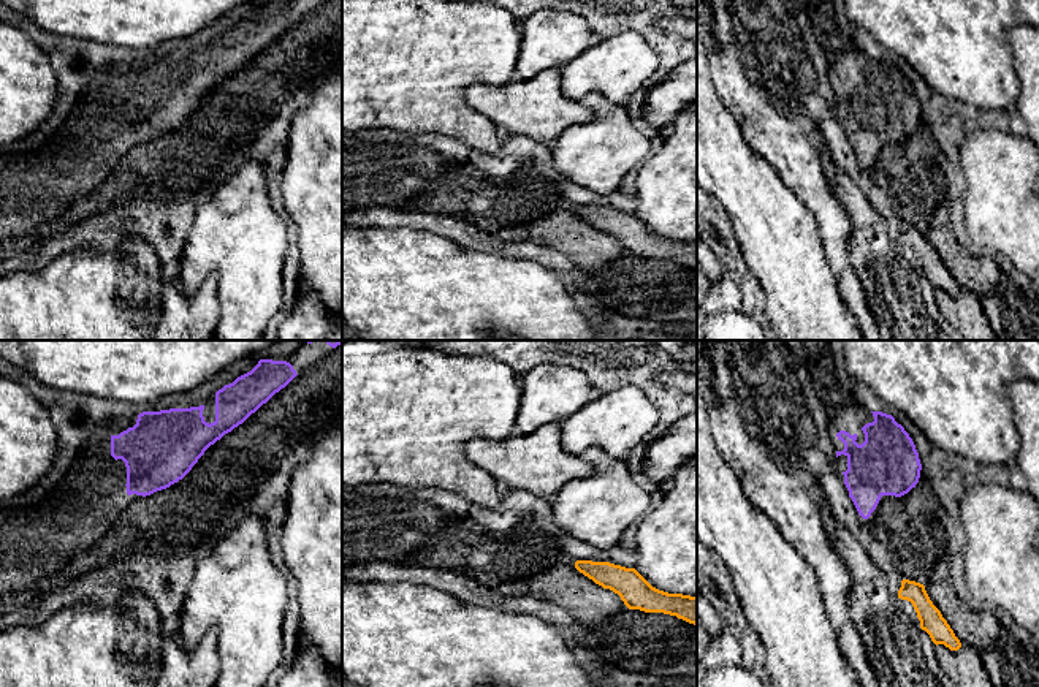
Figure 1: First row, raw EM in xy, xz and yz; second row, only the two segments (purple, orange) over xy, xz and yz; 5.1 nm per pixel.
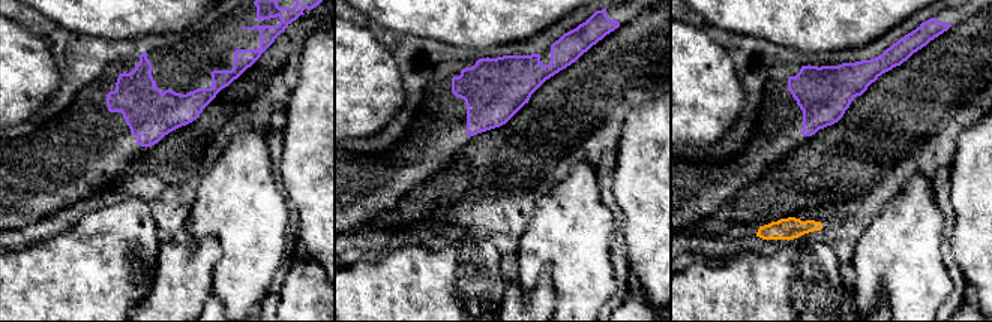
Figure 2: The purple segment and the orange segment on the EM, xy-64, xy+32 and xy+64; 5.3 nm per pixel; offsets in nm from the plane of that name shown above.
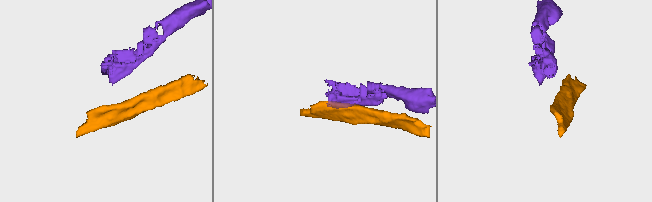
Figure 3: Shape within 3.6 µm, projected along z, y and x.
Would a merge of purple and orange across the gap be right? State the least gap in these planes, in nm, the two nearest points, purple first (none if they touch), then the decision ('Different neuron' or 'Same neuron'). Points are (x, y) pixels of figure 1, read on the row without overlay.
Distance 360 nm. Across: yz (867, 163), (903, 225). Different neuron

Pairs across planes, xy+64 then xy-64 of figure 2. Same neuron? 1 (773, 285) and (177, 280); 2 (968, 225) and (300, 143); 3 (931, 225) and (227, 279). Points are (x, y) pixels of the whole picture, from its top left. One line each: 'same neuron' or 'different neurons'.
1: different neurons
2: same neuron
3: same neuron

